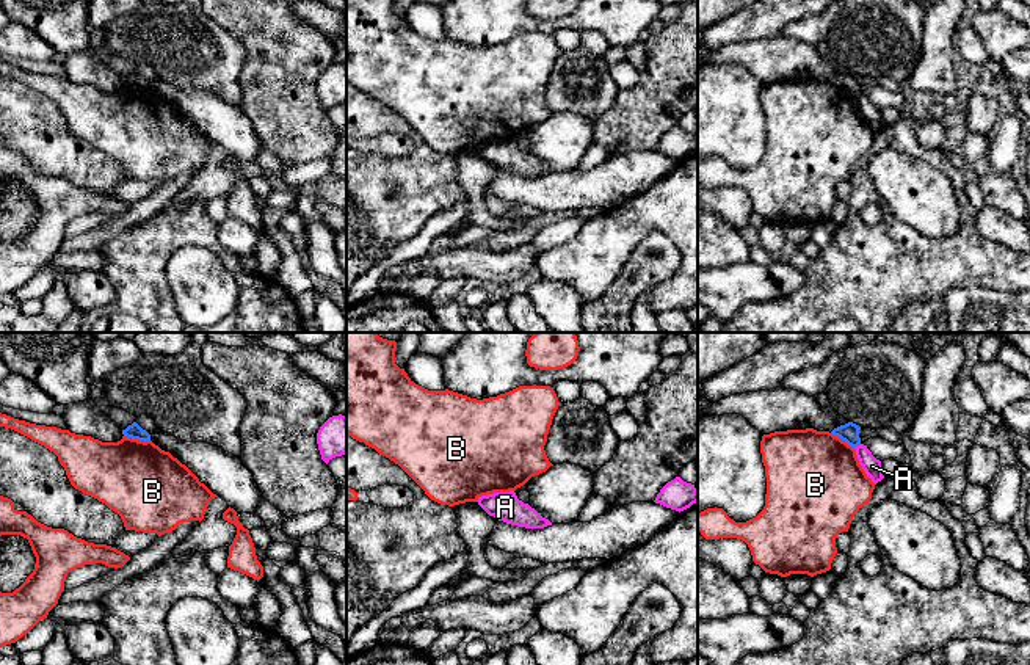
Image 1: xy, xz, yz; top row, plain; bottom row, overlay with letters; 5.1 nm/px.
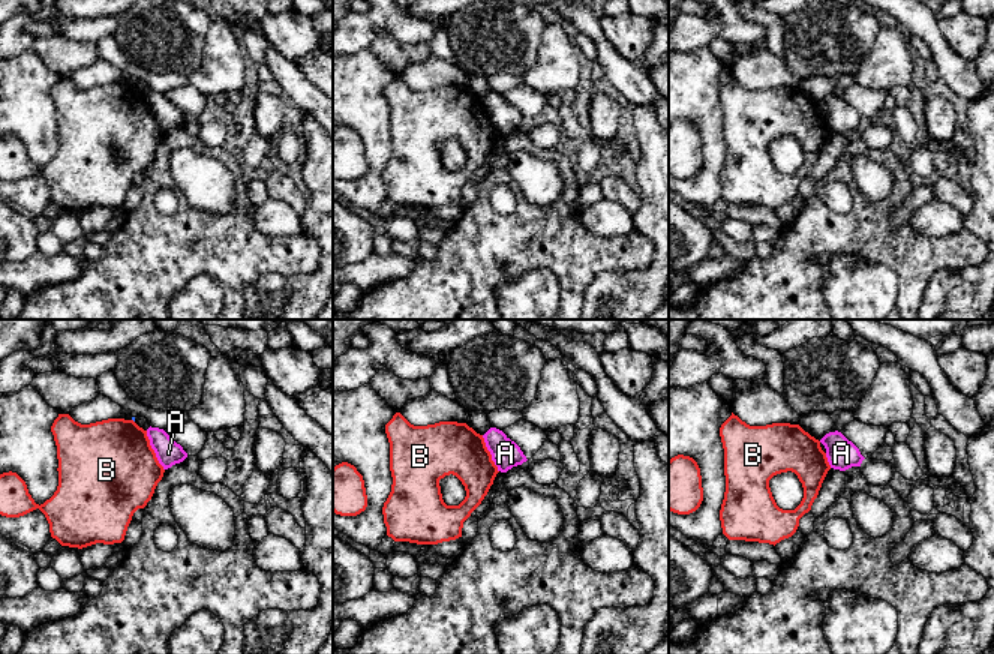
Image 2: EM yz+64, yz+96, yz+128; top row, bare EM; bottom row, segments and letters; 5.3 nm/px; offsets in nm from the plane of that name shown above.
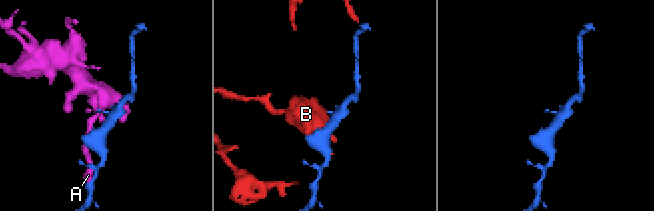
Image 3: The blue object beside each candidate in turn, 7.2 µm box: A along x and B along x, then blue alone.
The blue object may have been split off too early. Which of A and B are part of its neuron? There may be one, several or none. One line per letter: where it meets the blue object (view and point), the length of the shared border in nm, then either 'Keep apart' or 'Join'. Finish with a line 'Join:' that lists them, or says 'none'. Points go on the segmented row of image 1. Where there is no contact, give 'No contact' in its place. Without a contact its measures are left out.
A: Touches blue at yz (858, 444). Shared border 50 nm. Keep apart
B: Touches blue at xy (137, 438). Shared border 140 nm. Keep apart
Join: none

